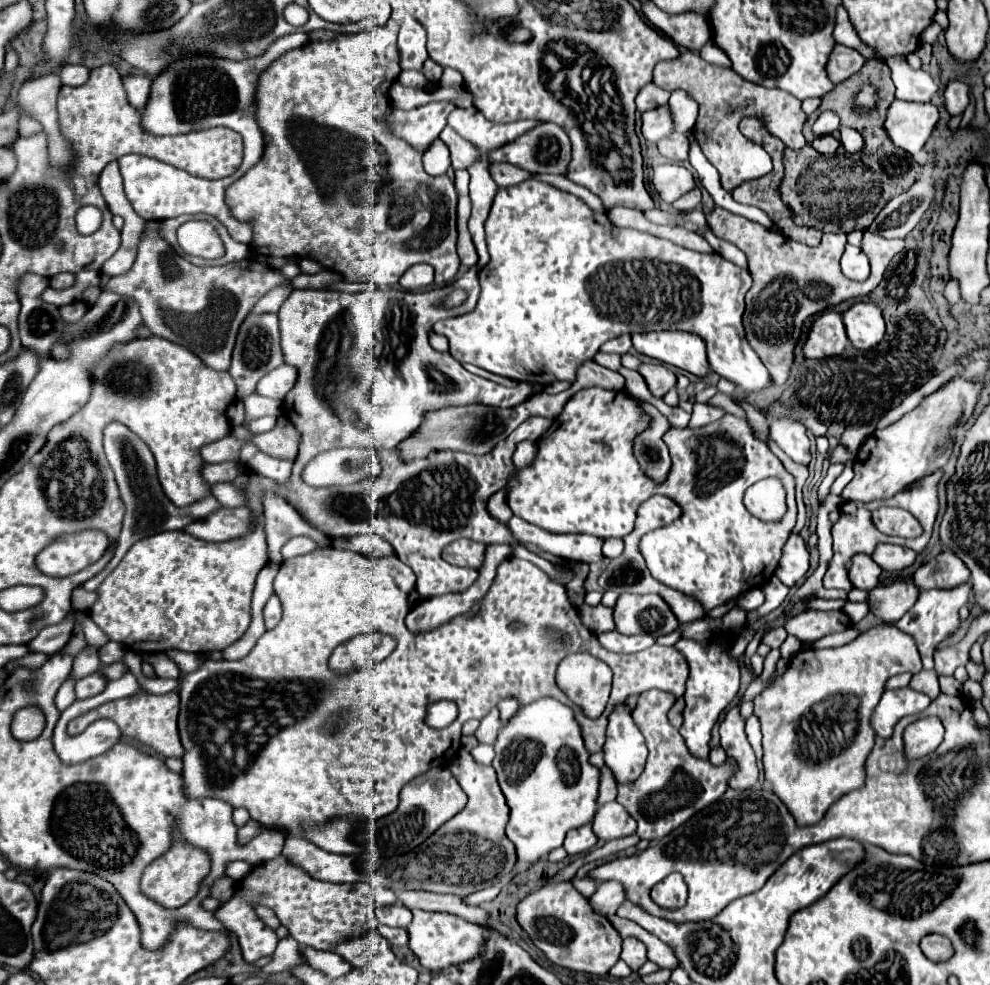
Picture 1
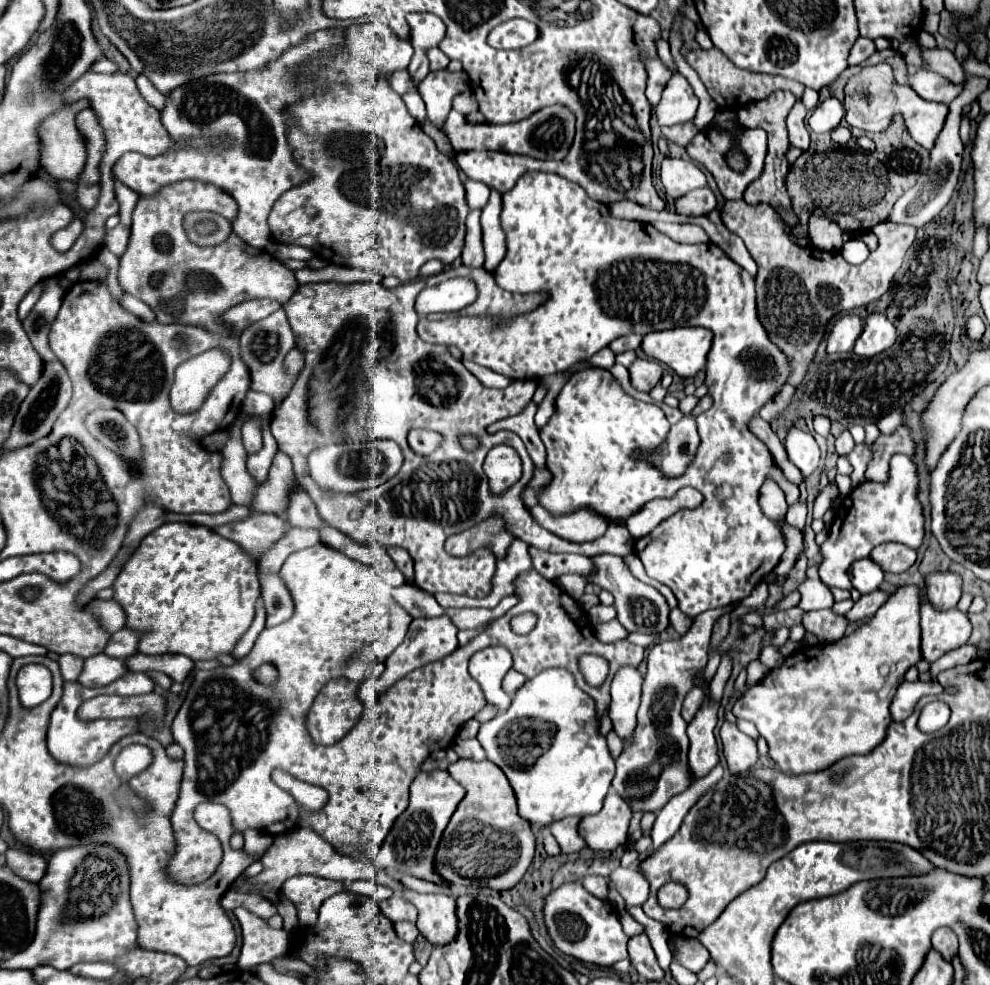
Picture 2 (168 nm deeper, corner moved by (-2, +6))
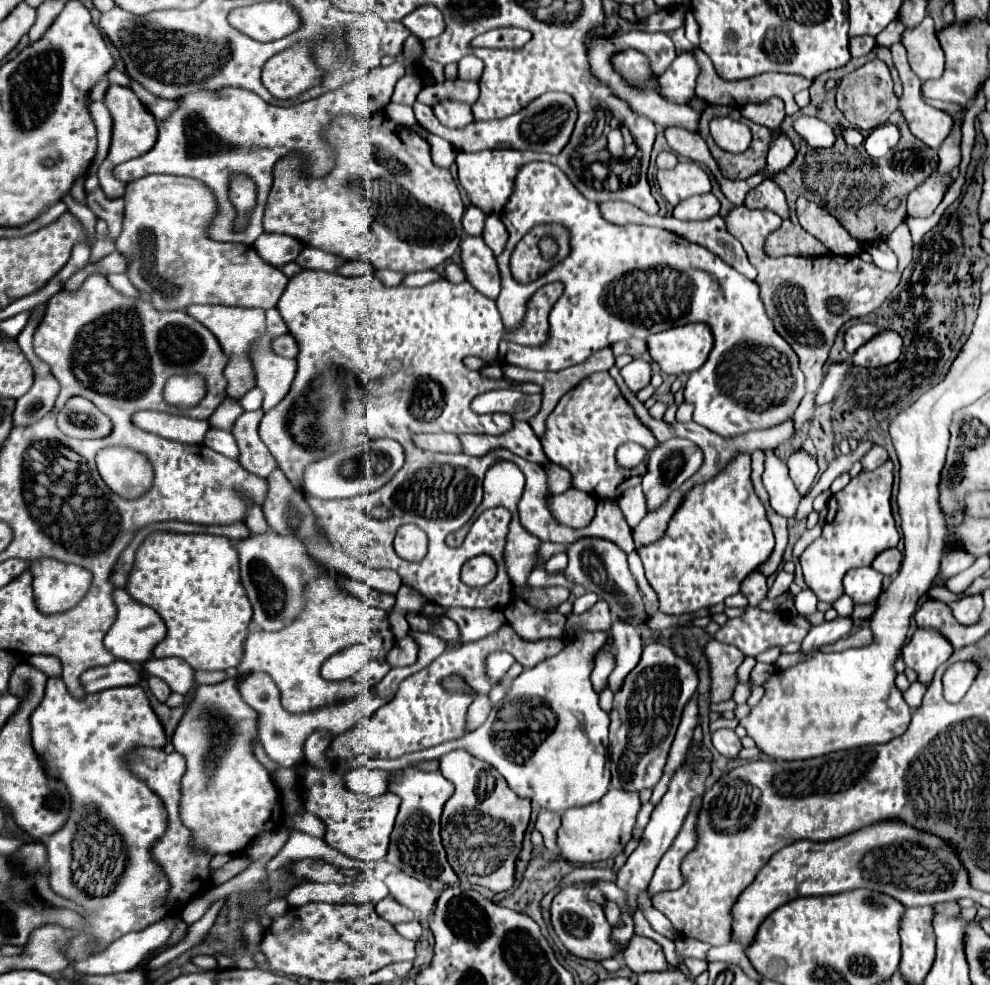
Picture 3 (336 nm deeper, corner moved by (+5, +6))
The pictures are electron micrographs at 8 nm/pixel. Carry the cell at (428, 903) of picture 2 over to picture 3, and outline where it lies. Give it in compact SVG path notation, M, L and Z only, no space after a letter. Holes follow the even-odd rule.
M391 872L385 878L385 884L391 892L391 896L401 902L403 906L407 906L409 910L413 910L417 914L417 920L427 926L429 918L433 916L433 906L437 904L437 892L433 892L429 888L429 884L419 882L415 878L409 878L403 872Z

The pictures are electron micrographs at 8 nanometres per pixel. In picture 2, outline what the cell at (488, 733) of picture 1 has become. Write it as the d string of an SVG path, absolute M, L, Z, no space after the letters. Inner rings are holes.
M488 646L470 660L470 674L476 678L486 694L486 700L498 706L500 712L508 710L512 698L502 688L502 678L512 668L512 654L504 646Z

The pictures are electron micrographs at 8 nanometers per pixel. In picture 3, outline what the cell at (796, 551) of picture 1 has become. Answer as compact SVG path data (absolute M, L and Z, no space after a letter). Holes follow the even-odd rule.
M771 450L767 452L767 458L765 458L763 484L771 496L773 510L785 518L793 518L797 514L797 506L803 496L797 494L797 488L789 478L787 464L779 460Z

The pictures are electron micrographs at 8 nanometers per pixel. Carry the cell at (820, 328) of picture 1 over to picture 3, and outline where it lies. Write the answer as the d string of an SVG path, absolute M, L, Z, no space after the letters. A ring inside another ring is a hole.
M859 322L855 326L851 326L849 330L845 330L845 352L851 356L859 346L863 346L869 338L873 338L879 332L879 326L875 324L867 324L867 322Z

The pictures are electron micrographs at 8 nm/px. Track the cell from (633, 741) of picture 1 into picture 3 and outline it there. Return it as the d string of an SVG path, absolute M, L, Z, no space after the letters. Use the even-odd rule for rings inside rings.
M617 620L613 624L611 632L613 632L613 646L615 646L615 668L607 680L609 680L609 688L613 690L613 694L617 694L617 690L621 690L627 674L641 660L643 642L641 642L641 636L635 630L635 626L621 622L621 620Z

